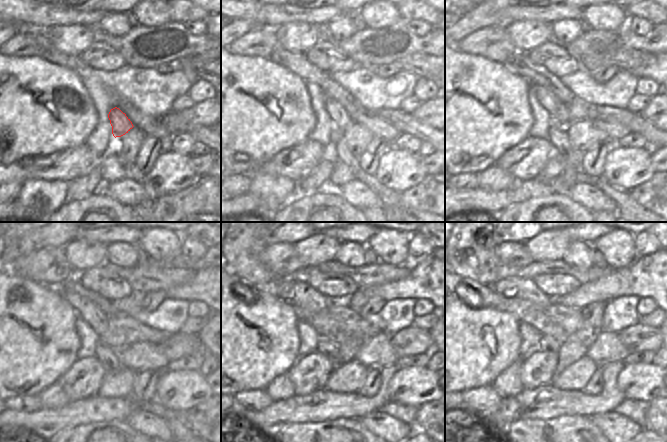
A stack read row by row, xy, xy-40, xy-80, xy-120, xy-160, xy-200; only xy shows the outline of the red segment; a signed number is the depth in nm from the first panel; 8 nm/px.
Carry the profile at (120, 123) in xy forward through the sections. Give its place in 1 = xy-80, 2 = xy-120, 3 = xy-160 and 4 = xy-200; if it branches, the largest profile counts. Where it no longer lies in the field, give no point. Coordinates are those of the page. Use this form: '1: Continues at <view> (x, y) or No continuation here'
1: Continues at xy-80 (554, 106)
2: Continues at xy-120 (83, 307)
3: Continues at xy-160 (295, 290)
4: Continues at xy-200 (513, 287)

